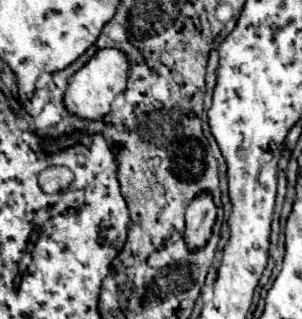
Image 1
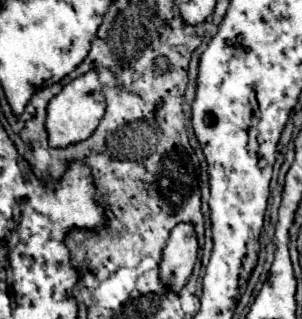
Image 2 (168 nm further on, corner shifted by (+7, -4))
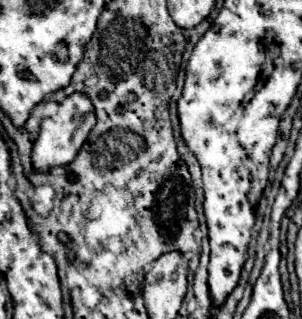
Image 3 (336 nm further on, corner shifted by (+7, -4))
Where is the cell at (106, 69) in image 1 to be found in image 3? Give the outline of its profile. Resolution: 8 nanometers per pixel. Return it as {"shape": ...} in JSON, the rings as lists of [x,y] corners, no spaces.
{"shape":[[[72,94],[64,102],[60,102],[56,116],[42,120],[40,134],[38,134],[38,138],[32,146],[32,166],[34,166],[34,170],[36,172],[48,172],[52,168],[70,164],[76,158],[78,150],[82,148],[82,144],[88,138],[88,132],[92,130],[94,124],[96,124],[94,106],[88,100],[88,96]]]}

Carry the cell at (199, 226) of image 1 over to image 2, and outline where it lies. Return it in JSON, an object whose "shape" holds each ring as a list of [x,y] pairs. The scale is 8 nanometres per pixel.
{"shape":[[[178,224],[170,232],[168,246],[162,252],[160,280],[174,292],[180,292],[192,274],[198,256],[198,240],[192,224]]]}

